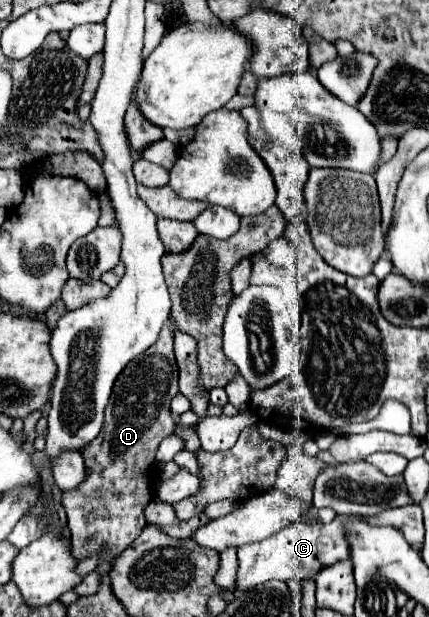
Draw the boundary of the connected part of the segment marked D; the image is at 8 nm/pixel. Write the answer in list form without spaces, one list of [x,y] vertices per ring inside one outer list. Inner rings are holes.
[[[166,325],[158,341],[122,369],[104,411],[102,431],[82,449],[86,477],[78,487],[62,493],[72,533],[72,553],[78,561],[94,555],[100,557],[100,563],[114,561],[146,527],[144,507],[154,499],[154,491],[150,491],[140,471],[146,469],[156,475],[154,453],[160,441],[174,431],[170,399],[178,393],[178,367],[172,343],[174,335]]]

